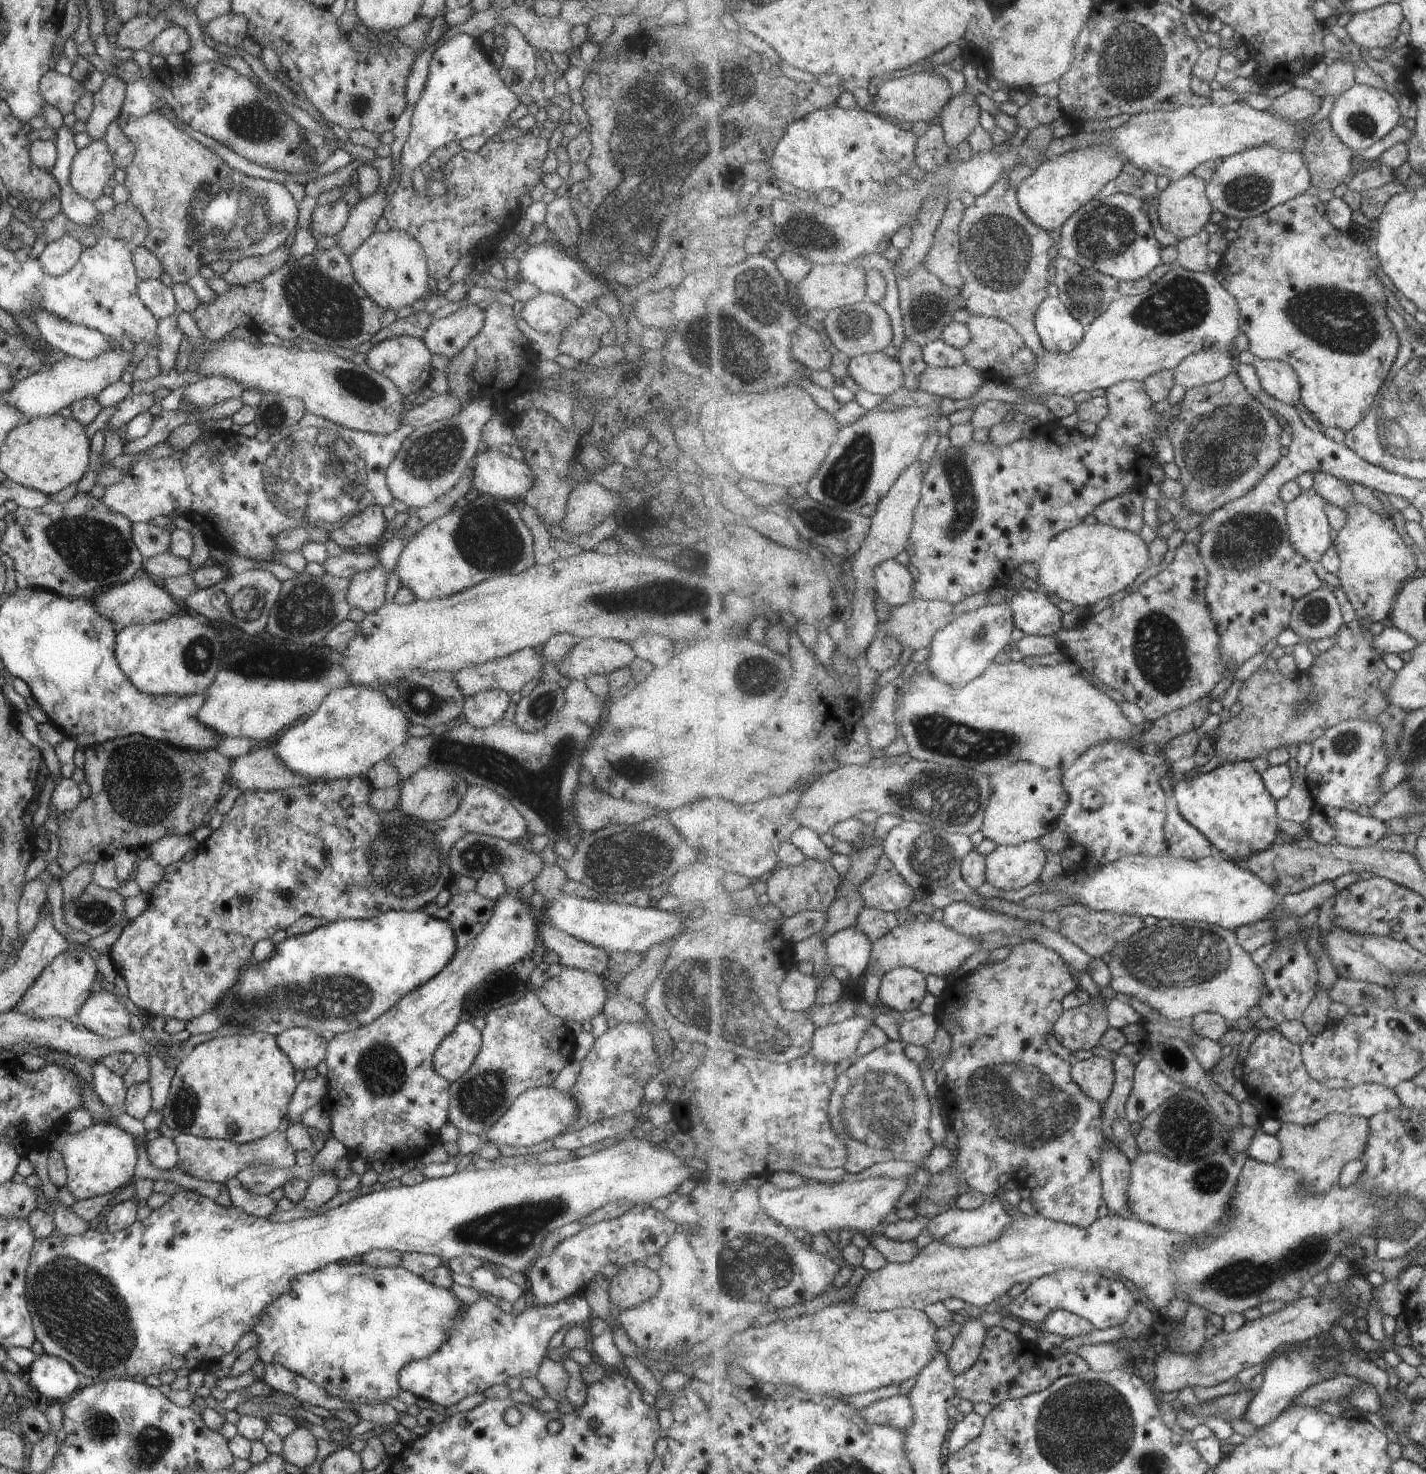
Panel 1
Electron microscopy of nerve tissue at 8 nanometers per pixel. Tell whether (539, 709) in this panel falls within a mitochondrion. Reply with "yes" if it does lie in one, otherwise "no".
yes

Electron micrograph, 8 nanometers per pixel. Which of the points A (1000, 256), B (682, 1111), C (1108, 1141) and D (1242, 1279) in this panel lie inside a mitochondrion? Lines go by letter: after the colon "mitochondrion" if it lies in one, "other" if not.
A: mitochondrion
B: other
C: other
D: mitochondrion

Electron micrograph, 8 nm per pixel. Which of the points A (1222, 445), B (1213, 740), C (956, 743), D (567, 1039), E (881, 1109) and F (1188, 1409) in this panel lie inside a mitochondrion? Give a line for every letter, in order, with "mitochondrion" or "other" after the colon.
A: mitochondrion
B: other
C: mitochondrion
D: other
E: mitochondrion
F: mitochondrion

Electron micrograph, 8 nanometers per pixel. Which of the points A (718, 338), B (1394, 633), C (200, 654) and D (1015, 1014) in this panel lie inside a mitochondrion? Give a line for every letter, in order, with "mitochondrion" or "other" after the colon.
A: mitochondrion
B: other
C: mitochondrion
D: other

